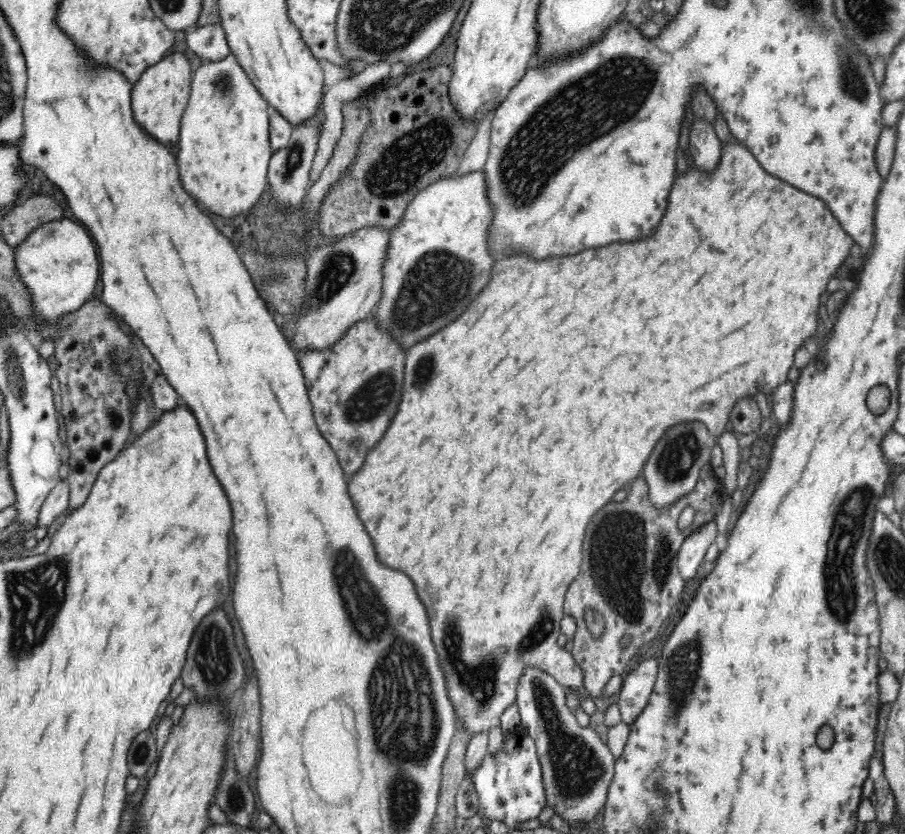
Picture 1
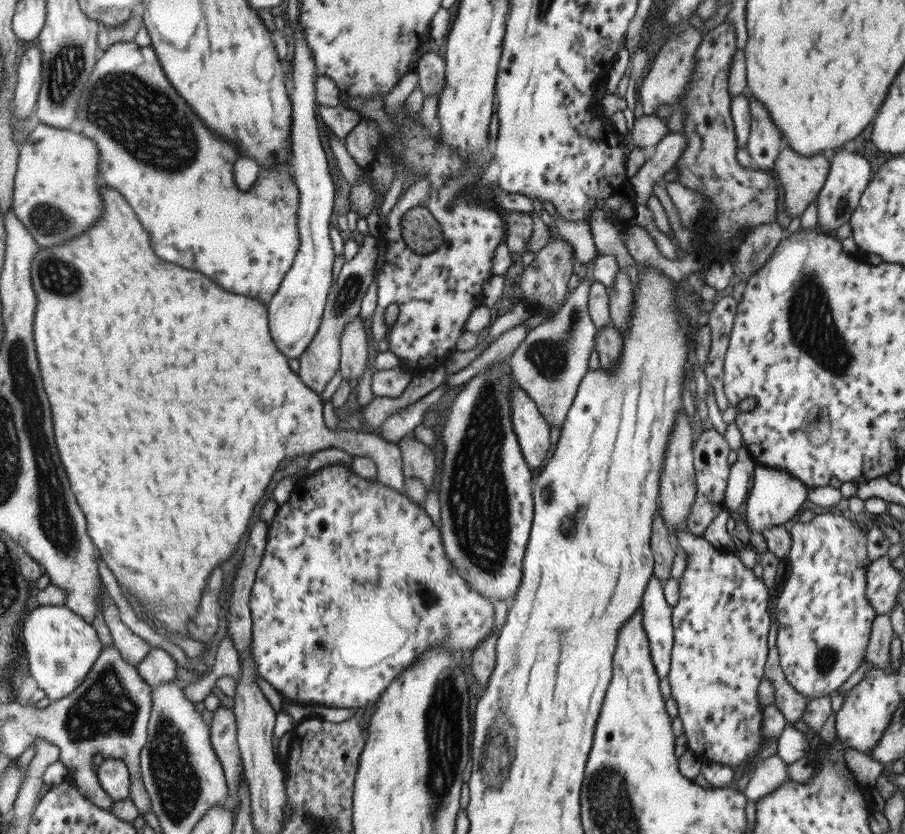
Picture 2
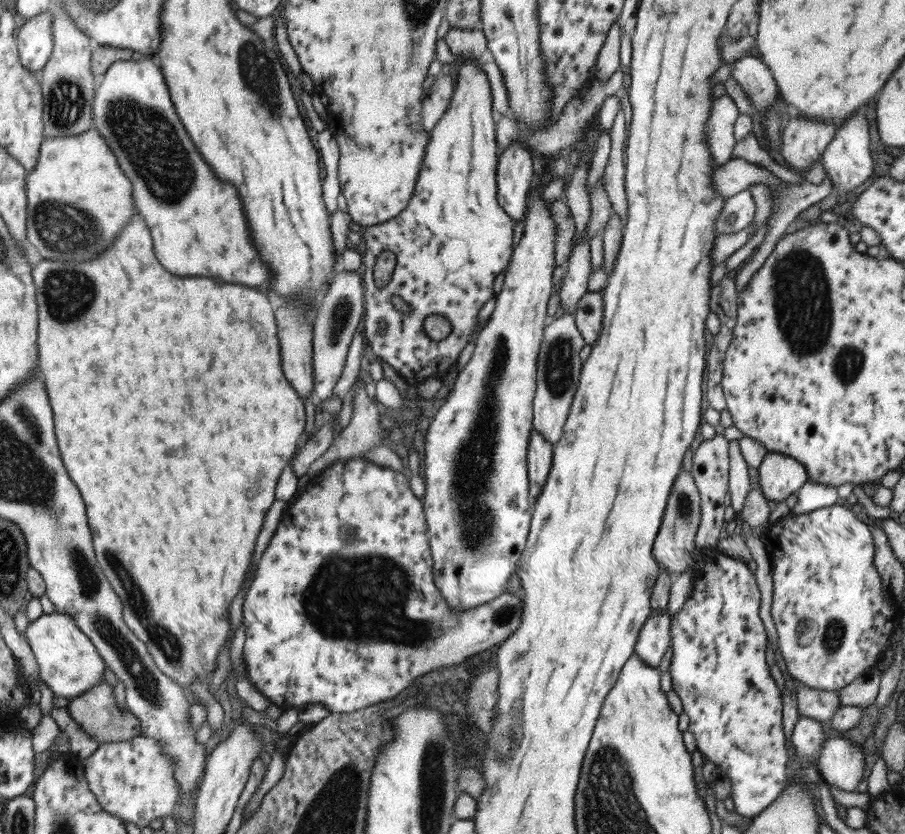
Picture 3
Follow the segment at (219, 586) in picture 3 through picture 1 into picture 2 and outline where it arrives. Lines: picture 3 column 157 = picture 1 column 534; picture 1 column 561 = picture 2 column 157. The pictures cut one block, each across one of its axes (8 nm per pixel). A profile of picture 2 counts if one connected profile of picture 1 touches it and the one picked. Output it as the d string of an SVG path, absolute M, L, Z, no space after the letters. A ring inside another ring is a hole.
M106 185L100 187L103 216L99 218L97 226L63 246L39 248L31 260L29 273L36 299L32 318L34 351L42 387L49 398L53 414L53 436L57 452L75 502L85 517L87 535L98 556L105 562L116 582L121 584L121 588L125 588L131 596L139 600L144 612L155 616L167 632L181 632L181 636L189 638L187 618L197 612L197 600L201 598L201 590L205 588L209 574L213 572L213 568L229 560L229 556L236 549L241 548L245 530L254 515L255 504L265 494L267 484L271 482L271 476L275 474L281 460L329 448L343 450L351 456L366 456L375 463L375 478L383 485L405 495L402 456L393 443L385 442L379 435L352 429L329 431L322 416L320 394L301 382L287 367L287 359L275 348L268 330L266 305L253 297L232 294L204 274L183 270L155 258L149 248L147 232L141 228L133 209L119 192L105 187ZM150 646L141 663L135 666L138 676L150 687L174 680L176 663L161 649Z

